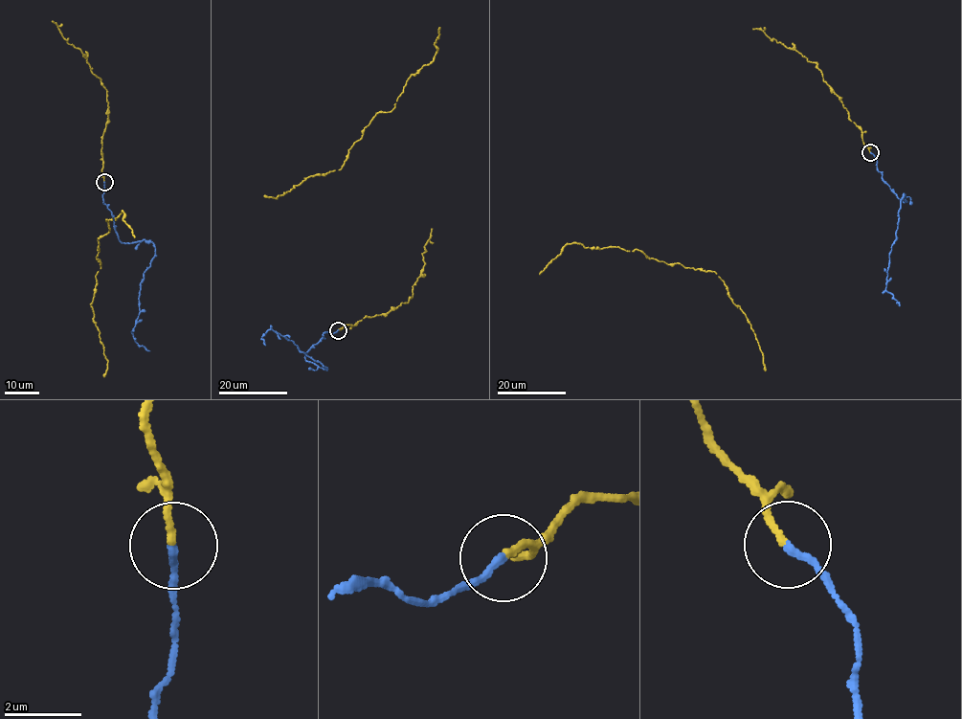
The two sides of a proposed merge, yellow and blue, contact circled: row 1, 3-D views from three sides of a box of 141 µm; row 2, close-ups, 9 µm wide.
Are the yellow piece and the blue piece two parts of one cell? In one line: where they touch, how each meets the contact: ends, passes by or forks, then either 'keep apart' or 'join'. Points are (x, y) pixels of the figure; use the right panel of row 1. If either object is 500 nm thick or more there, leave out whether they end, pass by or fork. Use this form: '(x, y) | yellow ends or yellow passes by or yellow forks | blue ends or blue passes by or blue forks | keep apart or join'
(870, 152) | yellow ends | blue ends | join

